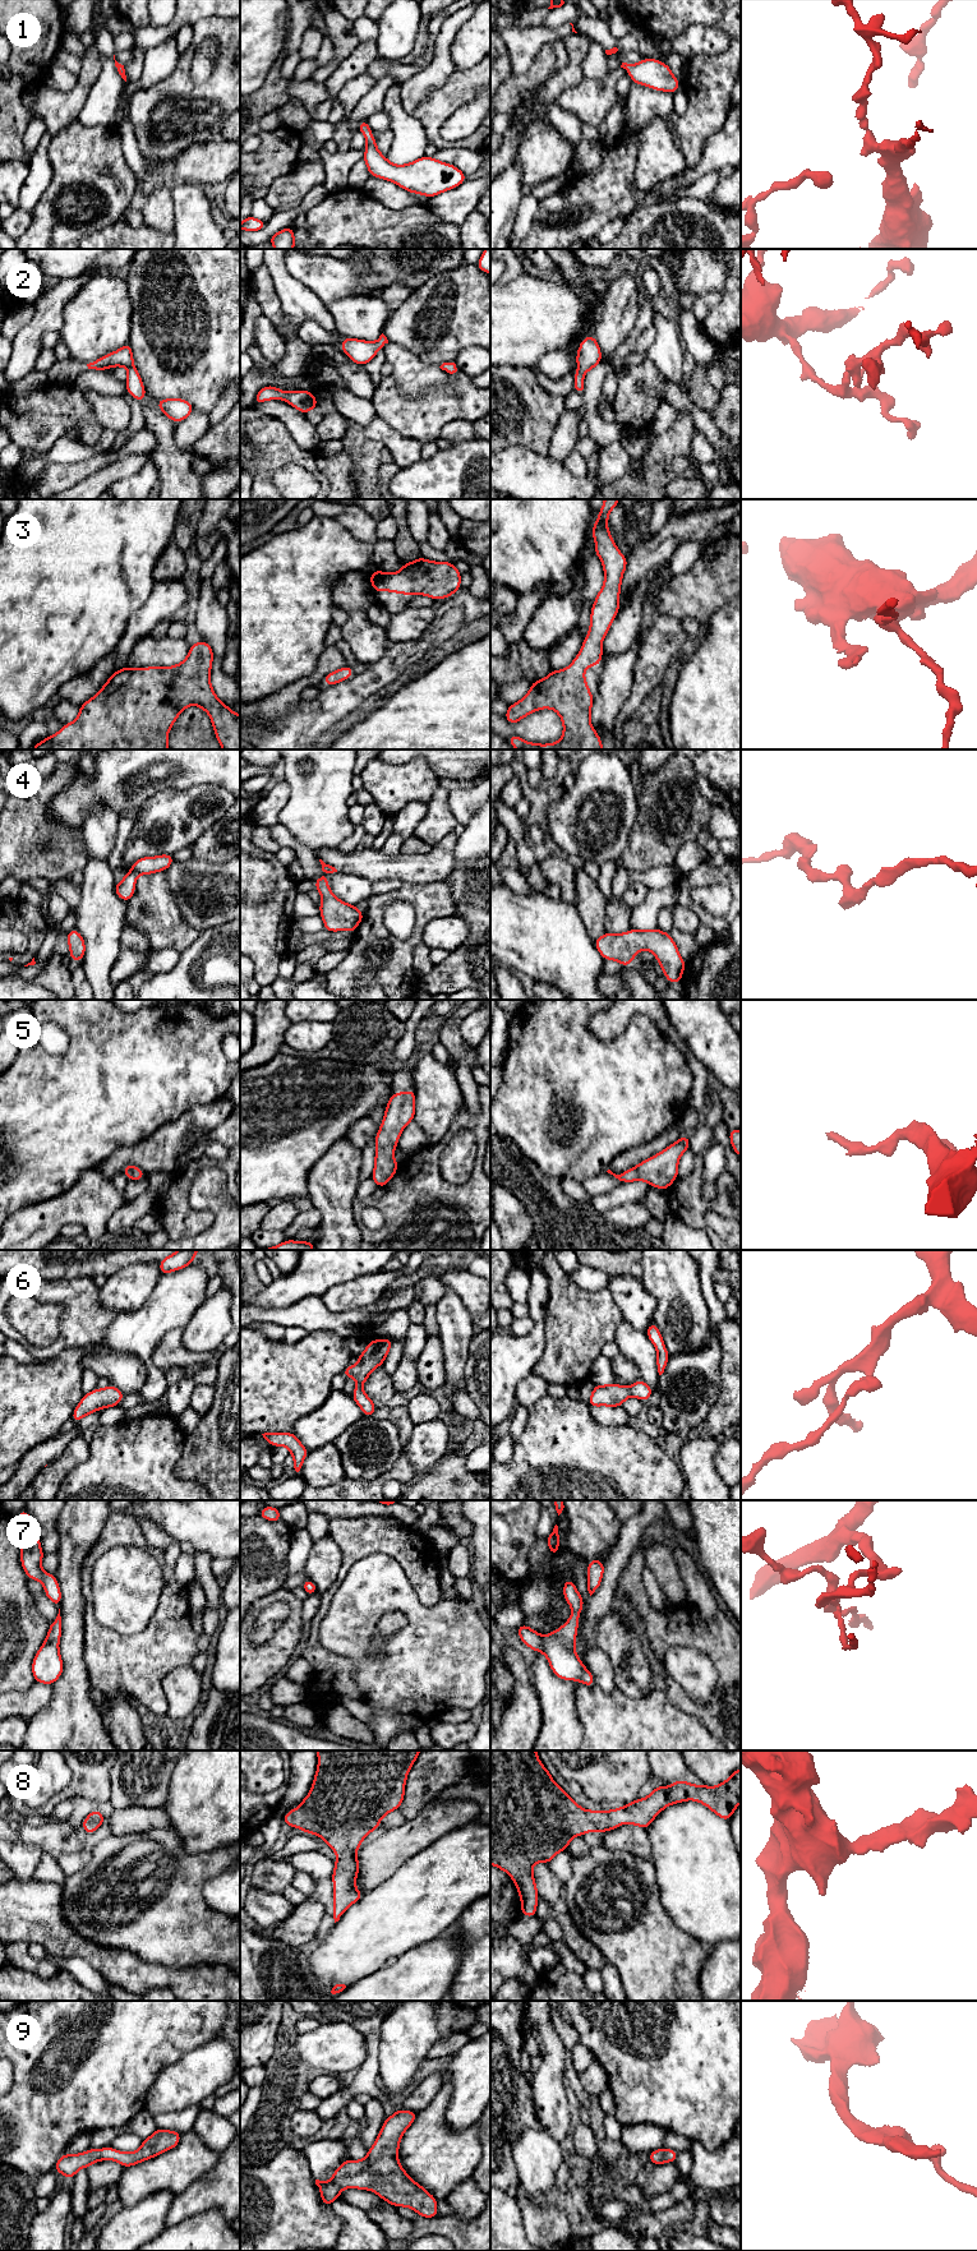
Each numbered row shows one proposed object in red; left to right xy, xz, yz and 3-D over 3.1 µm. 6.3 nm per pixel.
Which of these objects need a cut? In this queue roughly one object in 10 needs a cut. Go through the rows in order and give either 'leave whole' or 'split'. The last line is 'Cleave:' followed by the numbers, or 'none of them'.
1: leave whole
2: leave whole
3: leave whole
4: leave whole
5: leave whole
6: leave whole
7: leave whole
8: leave whole
9: leave whole
Cleave: none of them

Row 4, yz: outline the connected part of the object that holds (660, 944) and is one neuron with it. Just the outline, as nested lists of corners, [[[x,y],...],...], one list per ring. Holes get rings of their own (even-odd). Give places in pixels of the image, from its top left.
[[[630,930],[613,935],[605,932],[594,940],[596,950],[604,960],[619,961],[628,967],[640,950],[653,952],[668,979],[668,984],[682,982],[686,961],[679,955],[678,947],[670,933],[655,930]]]

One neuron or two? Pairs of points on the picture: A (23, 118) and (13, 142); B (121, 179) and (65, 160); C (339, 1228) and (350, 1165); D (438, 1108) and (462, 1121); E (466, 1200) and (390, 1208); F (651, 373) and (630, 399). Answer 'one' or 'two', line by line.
A: one
B: one
C: one
D: two
E: one
F: one

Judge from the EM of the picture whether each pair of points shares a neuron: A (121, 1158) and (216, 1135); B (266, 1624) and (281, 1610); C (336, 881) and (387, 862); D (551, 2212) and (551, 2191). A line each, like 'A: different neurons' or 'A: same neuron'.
A: different neurons
B: same neuron
C: different neurons
D: different neurons

